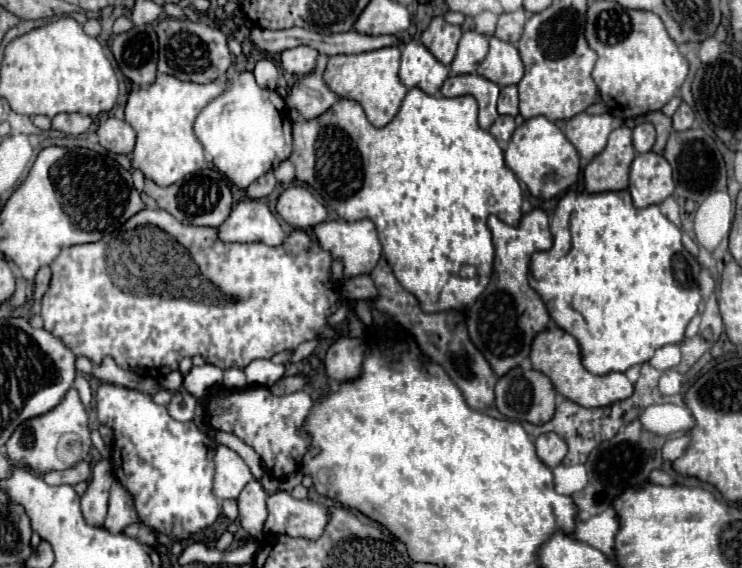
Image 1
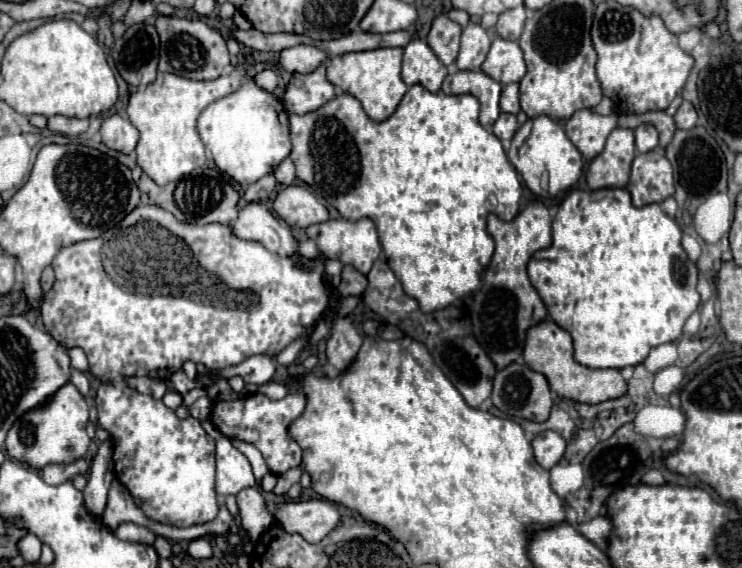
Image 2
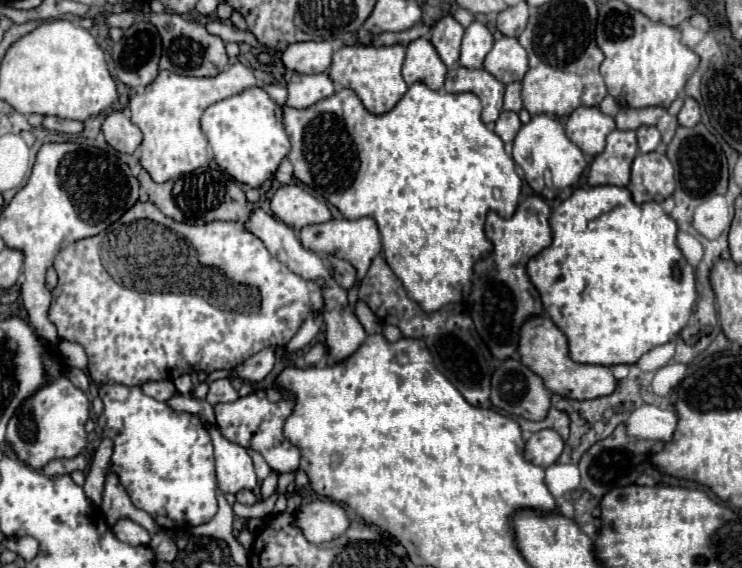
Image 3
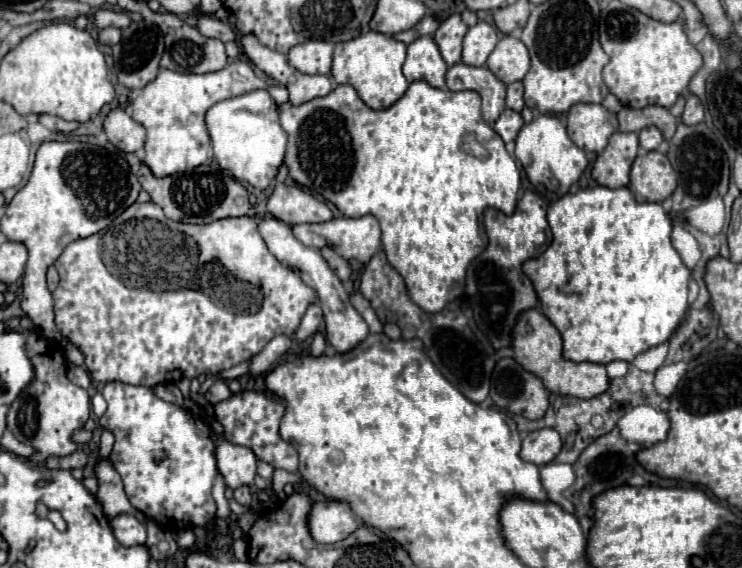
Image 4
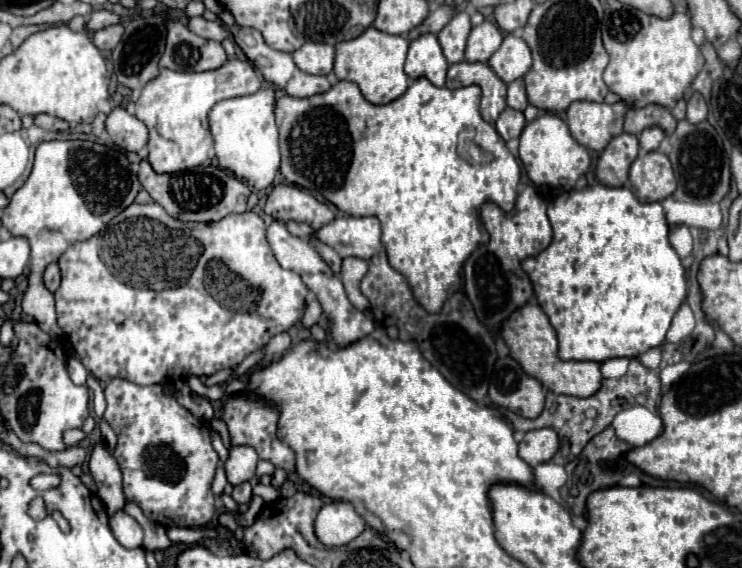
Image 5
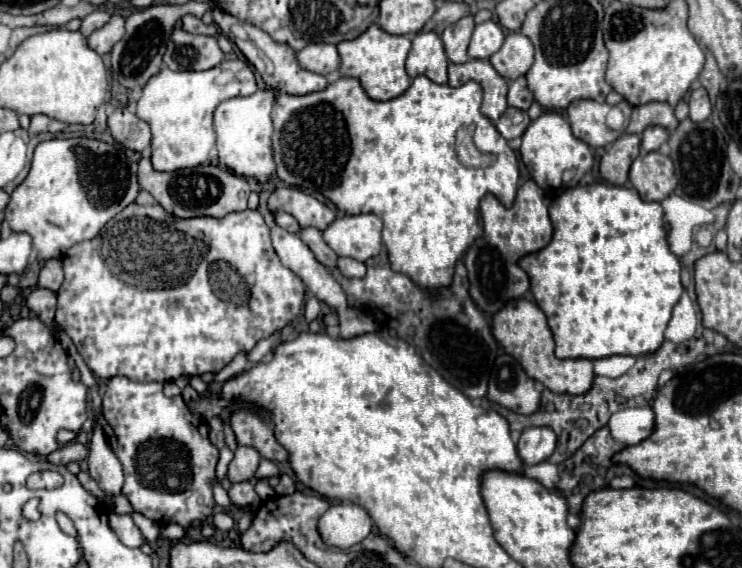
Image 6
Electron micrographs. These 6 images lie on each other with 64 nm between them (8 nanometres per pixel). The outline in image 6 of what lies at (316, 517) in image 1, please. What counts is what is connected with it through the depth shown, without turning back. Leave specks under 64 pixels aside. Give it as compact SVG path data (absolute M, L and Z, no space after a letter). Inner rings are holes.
M348 502L332 504L318 522L318 532L324 544L334 548L350 548L372 532L372 520L364 508Z

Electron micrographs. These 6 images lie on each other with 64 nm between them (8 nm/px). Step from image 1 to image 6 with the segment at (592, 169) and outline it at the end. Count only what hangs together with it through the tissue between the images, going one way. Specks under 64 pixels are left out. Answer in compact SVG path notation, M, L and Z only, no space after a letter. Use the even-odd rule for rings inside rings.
M622 134L616 142L606 148L606 154L600 158L600 176L614 184L624 186L628 180L628 170L632 160L640 152L640 136L638 134Z

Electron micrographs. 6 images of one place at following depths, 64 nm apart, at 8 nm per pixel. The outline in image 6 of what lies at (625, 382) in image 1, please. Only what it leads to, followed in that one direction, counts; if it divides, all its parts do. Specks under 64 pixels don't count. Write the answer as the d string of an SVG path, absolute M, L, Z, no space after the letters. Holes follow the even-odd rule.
M528 298L512 300L506 304L504 312L494 316L494 336L504 346L506 354L520 362L520 366L540 382L544 388L556 394L586 394L594 382L592 360L560 360L554 356L554 336L546 322L546 314Z

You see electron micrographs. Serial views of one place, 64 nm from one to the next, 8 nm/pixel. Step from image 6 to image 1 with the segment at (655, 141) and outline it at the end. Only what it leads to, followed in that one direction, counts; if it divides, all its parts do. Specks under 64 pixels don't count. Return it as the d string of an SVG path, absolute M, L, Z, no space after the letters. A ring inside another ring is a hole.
M650 122L638 124L632 132L632 144L638 152L650 152L654 138L656 138L656 132L654 132L654 126Z

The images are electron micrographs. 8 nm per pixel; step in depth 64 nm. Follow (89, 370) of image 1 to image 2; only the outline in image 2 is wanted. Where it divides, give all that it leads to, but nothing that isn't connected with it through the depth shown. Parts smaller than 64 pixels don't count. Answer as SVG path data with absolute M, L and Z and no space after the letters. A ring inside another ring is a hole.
M78 348L70 350L70 360L72 360L72 368L82 370L82 372L86 372L86 370L88 370L88 360L86 360L84 352L80 352ZM126 376L124 378L124 384L128 384L130 388L142 392L142 394L152 394L154 398L162 398L164 392L168 390L166 384L162 380L156 380L156 378L138 378L138 376Z

